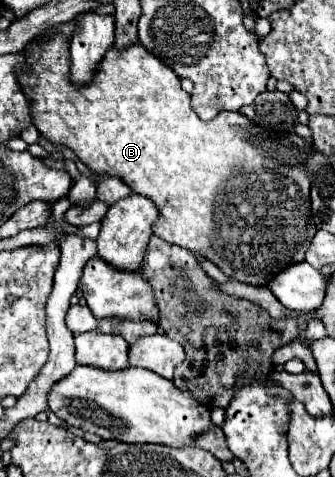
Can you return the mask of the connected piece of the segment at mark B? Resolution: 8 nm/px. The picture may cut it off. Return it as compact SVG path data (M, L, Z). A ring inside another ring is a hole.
M57 34L51 36L49 42L45 40L35 40L29 44L29 52L25 52L25 60L29 70L27 72L17 72L19 80L23 84L23 90L27 92L29 100L31 100L31 120L37 126L37 130L55 144L63 144L67 148L71 148L77 158L87 164L93 172L97 174L111 174L121 178L133 192L143 194L147 198L151 198L157 208L159 208L159 220L152 228L153 233L163 240L167 240L169 244L177 244L183 246L187 250L191 250L193 254L201 254L207 260L211 260L221 272L225 272L231 278L237 278L239 282L251 284L251 286L267 286L279 272L283 272L285 268L299 264L305 260L305 252L309 248L311 238L317 232L317 226L313 224L313 214L311 214L311 200L309 200L309 186L311 186L311 176L305 170L305 140L301 136L297 136L295 132L289 132L287 136L279 136L261 126L253 126L251 120L247 116L243 116L241 112L219 112L211 122L203 122L195 110L191 108L191 96L181 88L181 78L175 76L175 72L171 68L167 68L161 60L151 58L149 52L141 46L135 44L131 48L125 48L123 52L109 48L107 56L103 58L103 62L97 68L97 74L93 78L93 82L89 82L87 86L75 86L69 80L69 42ZM269 170L269 180L249 180L249 176L259 176L261 172Z

